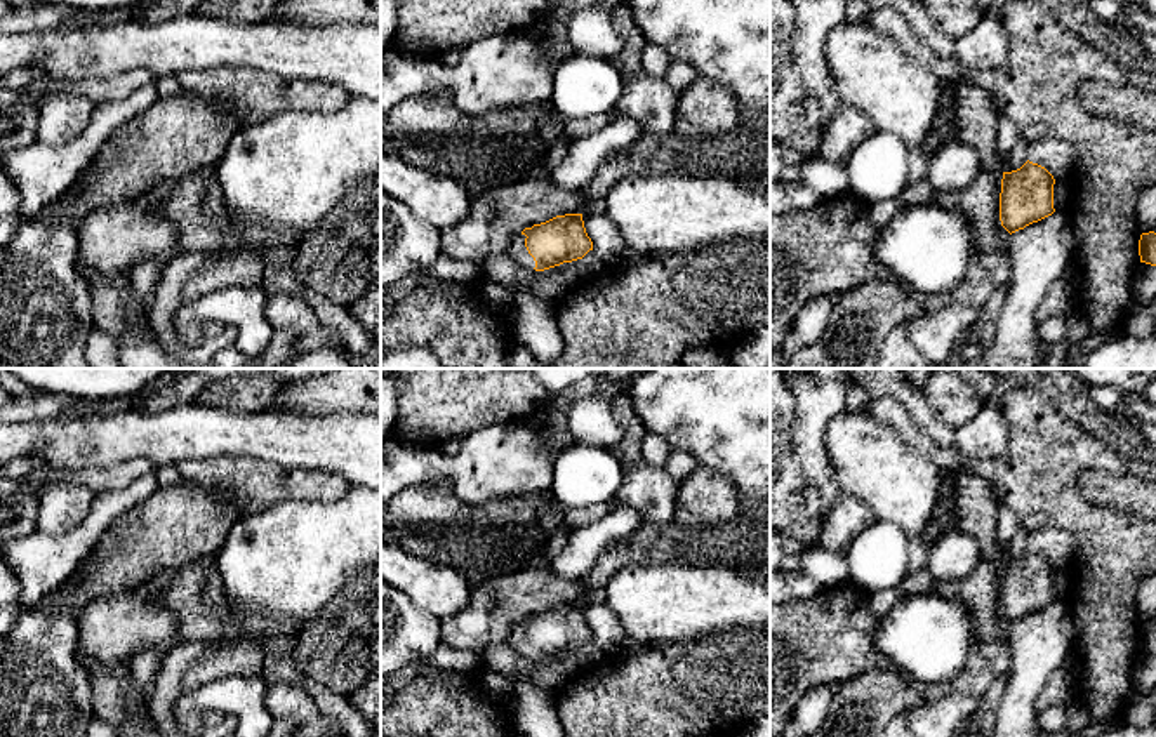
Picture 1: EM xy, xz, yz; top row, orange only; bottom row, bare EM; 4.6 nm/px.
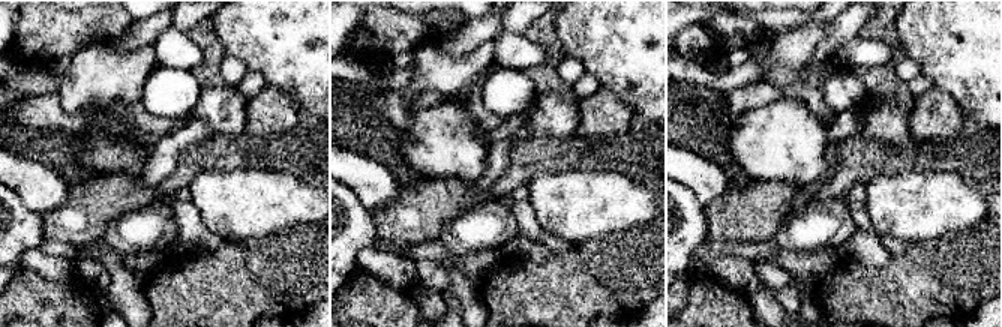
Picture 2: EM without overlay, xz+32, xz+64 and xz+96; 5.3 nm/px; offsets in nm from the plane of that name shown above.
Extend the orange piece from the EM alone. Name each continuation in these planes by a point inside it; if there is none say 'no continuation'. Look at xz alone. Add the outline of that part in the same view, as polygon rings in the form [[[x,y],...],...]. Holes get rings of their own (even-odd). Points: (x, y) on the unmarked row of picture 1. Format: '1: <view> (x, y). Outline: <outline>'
1: xz (517, 640). Outline: [[[518,622],[513,626],[511,634],[508,636],[506,643],[522,657],[535,657],[534,647],[528,643],[525,636],[525,624]]]

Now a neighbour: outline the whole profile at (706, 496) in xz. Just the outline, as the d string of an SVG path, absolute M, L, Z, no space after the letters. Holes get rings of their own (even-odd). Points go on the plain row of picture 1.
M699 466L681 480L676 495L676 523L716 523L741 513L737 487L720 471Z

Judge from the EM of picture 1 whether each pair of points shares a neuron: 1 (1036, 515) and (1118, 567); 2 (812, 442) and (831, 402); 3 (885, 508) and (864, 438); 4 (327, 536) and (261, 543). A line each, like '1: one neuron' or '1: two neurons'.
1: one neuron
2: one neuron
3: one neuron
4: one neuron

